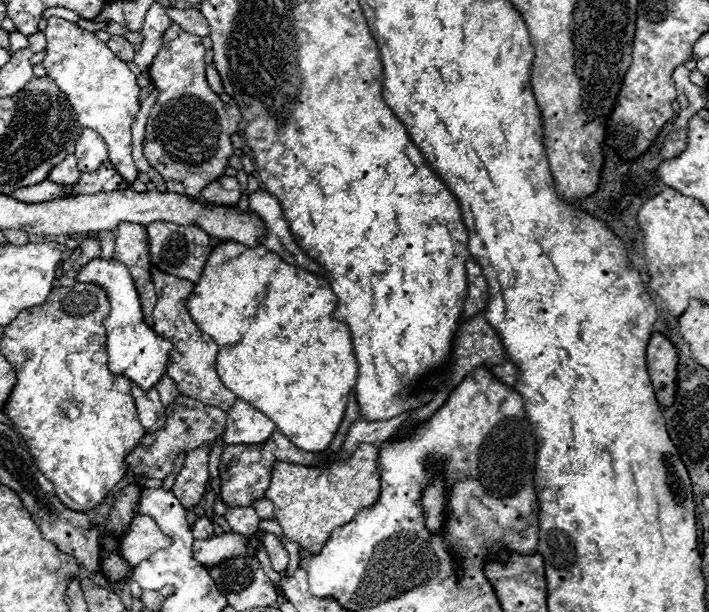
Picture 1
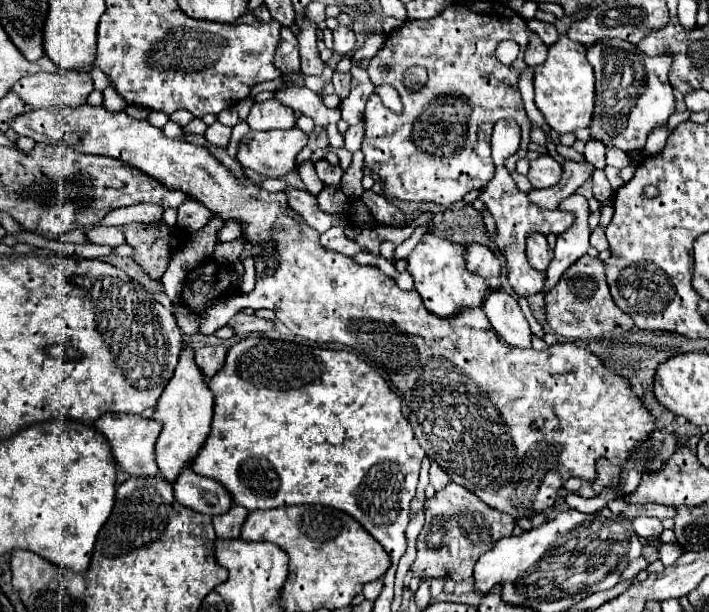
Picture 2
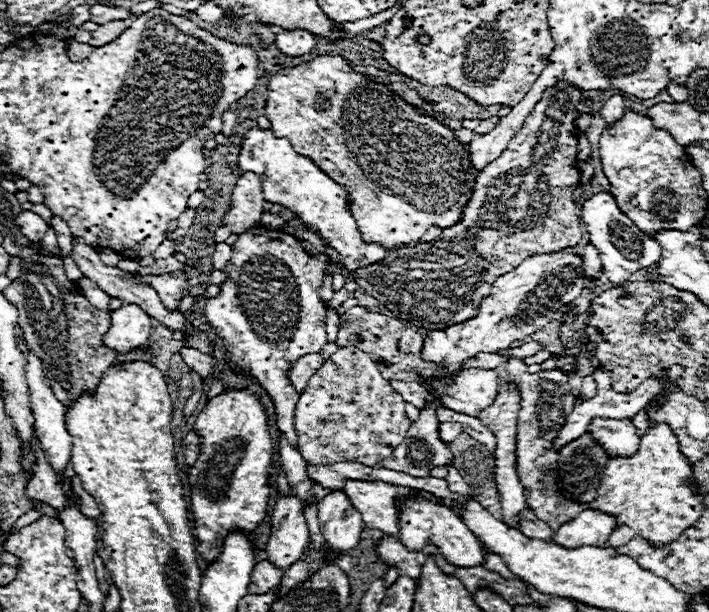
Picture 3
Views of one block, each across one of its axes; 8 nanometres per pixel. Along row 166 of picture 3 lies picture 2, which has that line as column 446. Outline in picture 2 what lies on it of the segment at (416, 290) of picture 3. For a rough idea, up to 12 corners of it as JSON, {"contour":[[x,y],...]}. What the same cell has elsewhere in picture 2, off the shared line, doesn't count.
{"contour":[[450,482],[424,504],[412,574],[472,576],[516,522]]}

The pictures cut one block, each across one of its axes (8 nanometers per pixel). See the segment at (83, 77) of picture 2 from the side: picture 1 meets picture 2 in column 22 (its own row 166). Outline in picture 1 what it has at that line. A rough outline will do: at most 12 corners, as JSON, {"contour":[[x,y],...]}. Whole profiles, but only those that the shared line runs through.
{"contour":[[84,130],[74,156],[82,172],[94,172],[108,160],[104,140]]}

